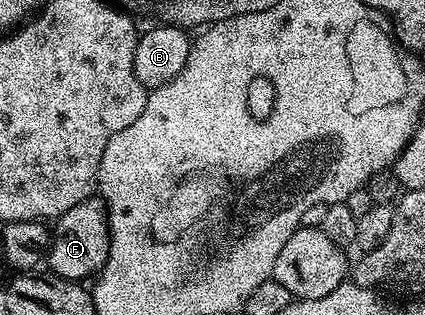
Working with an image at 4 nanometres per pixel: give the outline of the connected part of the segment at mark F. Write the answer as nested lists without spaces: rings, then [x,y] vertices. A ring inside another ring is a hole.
[[[98,195],[89,197],[85,202],[77,202],[73,210],[65,210],[53,224],[51,233],[51,247],[47,249],[45,264],[55,275],[76,282],[86,281],[86,276],[94,277],[103,269],[103,263],[107,261],[109,246],[111,245],[111,231],[107,225],[107,209]]]

